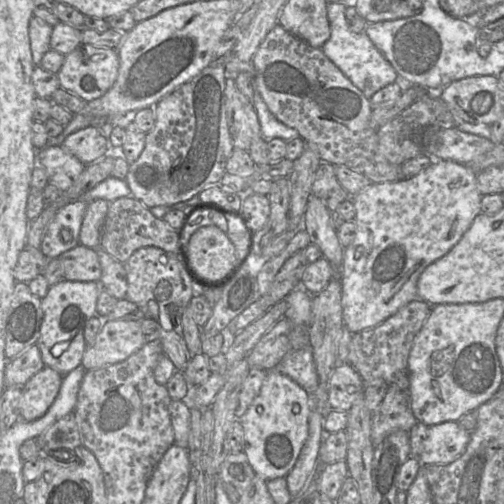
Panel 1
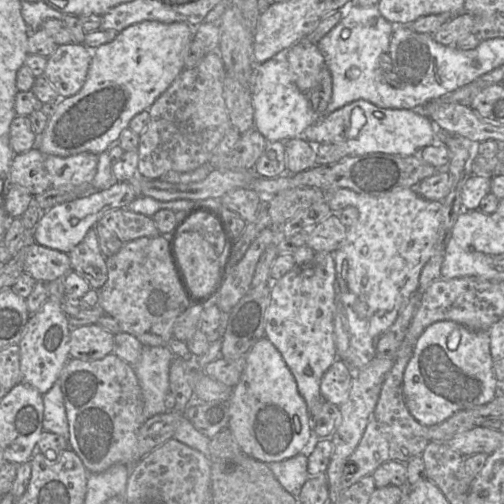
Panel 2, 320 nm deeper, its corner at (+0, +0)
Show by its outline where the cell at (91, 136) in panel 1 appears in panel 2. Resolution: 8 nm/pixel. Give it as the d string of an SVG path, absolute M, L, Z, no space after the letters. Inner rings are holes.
M91 152L71 156L49 154L45 157L45 169L51 187L72 189L91 186L98 170L98 155Z

